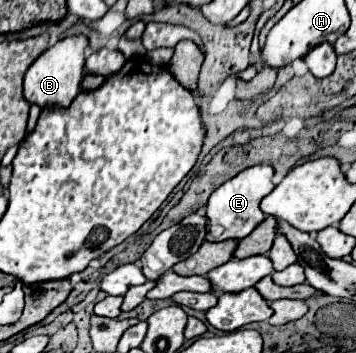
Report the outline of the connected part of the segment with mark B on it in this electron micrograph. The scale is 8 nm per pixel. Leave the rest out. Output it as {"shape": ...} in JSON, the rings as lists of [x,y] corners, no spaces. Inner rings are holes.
{"shape":[[[75,36],[75,38],[65,38],[45,50],[27,70],[25,82],[23,82],[23,96],[29,104],[37,104],[39,108],[53,108],[61,106],[67,108],[73,98],[79,94],[79,84],[83,80],[83,64],[85,64],[85,48],[87,48],[87,38],[85,36]]]}

